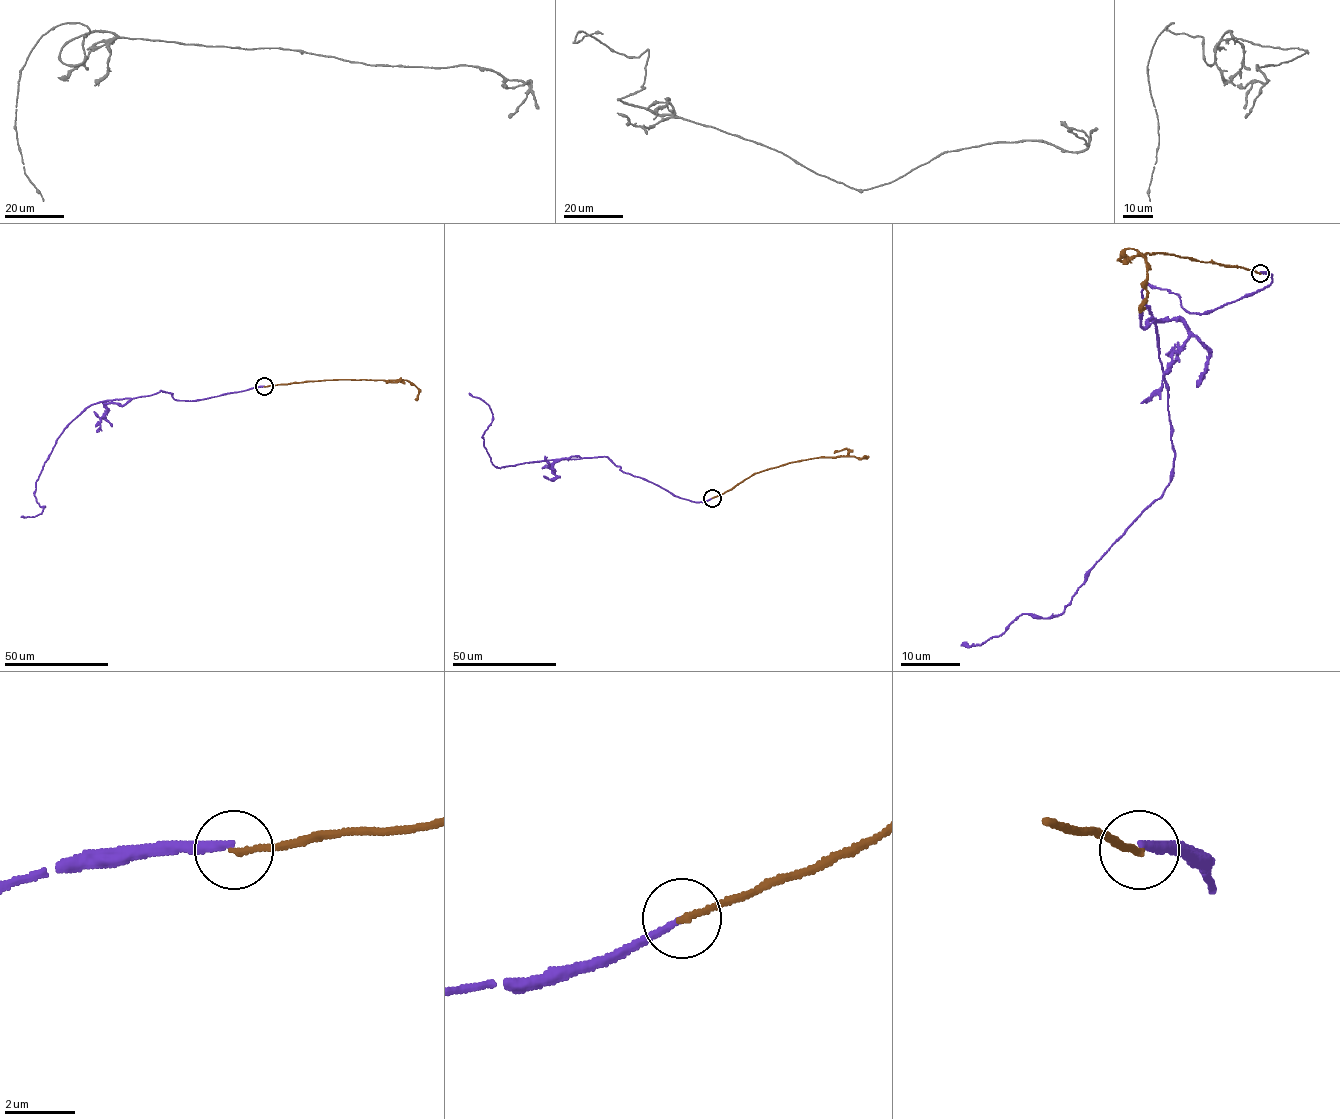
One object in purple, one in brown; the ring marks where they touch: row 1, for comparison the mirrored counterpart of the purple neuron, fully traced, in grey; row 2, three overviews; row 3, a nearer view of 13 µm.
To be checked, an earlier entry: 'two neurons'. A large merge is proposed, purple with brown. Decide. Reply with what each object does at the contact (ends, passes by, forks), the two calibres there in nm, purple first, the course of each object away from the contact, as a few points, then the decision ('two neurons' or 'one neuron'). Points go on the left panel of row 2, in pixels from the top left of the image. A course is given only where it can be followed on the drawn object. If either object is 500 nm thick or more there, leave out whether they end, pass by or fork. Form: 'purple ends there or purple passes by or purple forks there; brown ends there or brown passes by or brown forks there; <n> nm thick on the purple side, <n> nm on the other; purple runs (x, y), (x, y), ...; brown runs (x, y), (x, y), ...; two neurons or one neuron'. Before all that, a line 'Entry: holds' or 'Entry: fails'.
Entry: holds
purple ends there; brown ends there; 200 nm thick on the purple side, 180 nm on the other; purple runs (264, 386), (191, 401), (161, 390), (88, 406), (57, 439), (36, 482), (34, 494), (43, 511), (20, 516); brown runs (264, 386), (335, 379), (407, 380), (418, 389), (416, 400); two neurons

